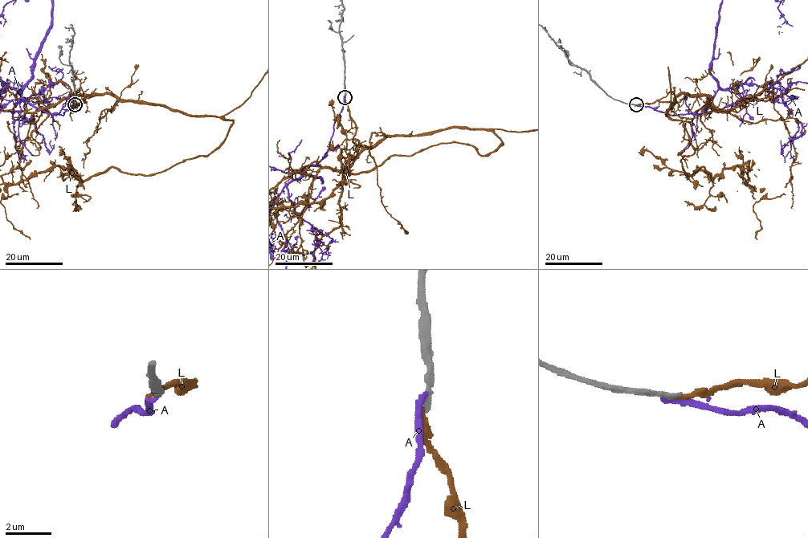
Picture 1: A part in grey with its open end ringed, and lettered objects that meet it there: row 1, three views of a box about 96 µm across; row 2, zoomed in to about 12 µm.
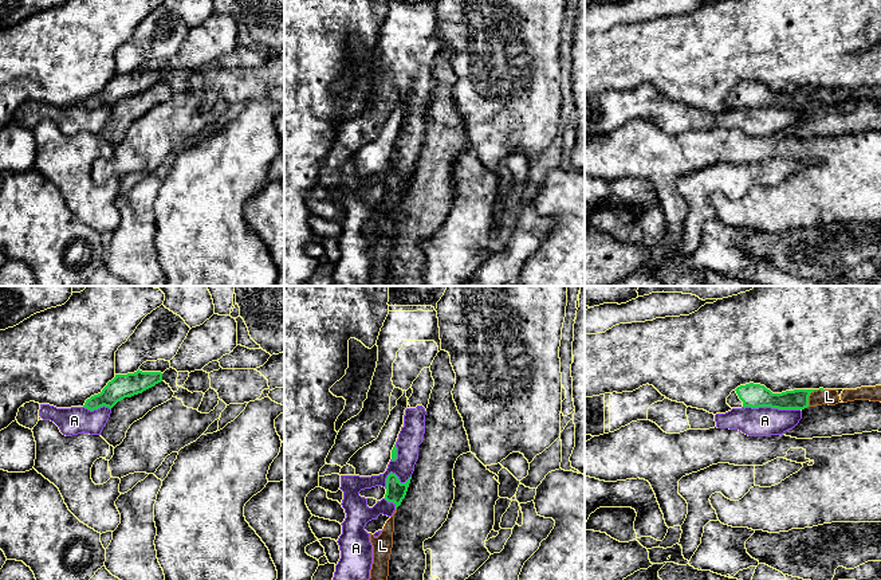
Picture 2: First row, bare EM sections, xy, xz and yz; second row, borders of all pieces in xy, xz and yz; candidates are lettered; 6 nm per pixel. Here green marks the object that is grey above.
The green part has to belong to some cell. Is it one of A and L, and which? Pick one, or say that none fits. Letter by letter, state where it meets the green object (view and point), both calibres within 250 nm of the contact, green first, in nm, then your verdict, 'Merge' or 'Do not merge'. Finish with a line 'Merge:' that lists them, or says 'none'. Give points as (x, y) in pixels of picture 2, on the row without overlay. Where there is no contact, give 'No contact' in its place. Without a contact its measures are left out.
A: Touches green at yz (771, 106). Thickness 140 nm (green) against 180 nm. Do not merge
L: Touches green at yz (811, 90). Thickness 130 nm (green) against 100 nm. Merge
Merge: L

